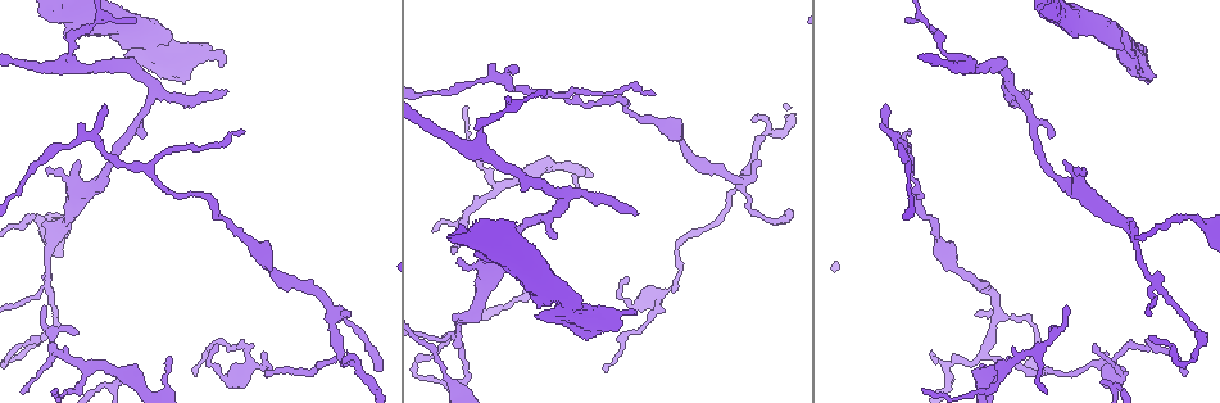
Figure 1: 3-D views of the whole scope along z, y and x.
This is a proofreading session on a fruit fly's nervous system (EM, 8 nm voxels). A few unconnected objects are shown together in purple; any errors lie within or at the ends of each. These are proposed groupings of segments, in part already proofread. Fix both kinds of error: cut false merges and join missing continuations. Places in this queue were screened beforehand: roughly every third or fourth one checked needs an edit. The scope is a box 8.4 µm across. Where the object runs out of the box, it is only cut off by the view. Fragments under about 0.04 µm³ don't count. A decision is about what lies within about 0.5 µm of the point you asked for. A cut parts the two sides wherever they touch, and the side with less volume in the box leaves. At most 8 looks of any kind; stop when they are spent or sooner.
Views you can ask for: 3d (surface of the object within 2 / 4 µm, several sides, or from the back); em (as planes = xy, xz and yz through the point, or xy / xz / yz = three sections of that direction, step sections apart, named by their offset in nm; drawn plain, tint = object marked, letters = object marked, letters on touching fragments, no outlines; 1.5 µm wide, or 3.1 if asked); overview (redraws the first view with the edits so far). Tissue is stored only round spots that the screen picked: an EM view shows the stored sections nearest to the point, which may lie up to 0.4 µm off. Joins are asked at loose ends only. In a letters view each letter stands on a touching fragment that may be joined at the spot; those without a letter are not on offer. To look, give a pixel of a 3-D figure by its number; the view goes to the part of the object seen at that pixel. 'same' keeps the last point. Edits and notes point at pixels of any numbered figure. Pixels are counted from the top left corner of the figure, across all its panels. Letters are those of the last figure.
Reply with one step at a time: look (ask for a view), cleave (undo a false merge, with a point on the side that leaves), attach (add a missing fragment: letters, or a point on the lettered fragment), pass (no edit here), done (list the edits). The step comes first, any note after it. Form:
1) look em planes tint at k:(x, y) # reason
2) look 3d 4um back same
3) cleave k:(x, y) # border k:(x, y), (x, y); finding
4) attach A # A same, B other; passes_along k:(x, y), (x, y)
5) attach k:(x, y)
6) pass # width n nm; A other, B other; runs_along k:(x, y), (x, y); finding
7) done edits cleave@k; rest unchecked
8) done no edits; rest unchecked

look em planes letters at 1:(222, 95) # an open end

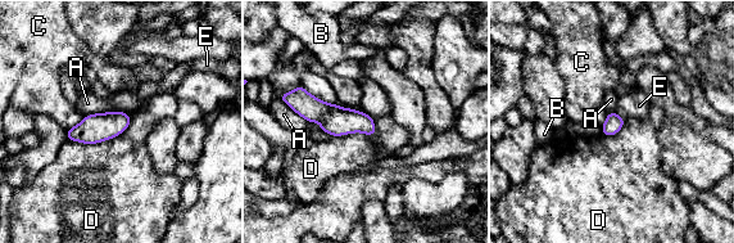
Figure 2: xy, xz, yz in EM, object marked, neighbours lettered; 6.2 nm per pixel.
attach E # A other, B other, C other, D other, E same; passes_along 2:(614, 122), (619, 116), (634, 104); the cell continues

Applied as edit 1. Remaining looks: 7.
look overview # see it whole again

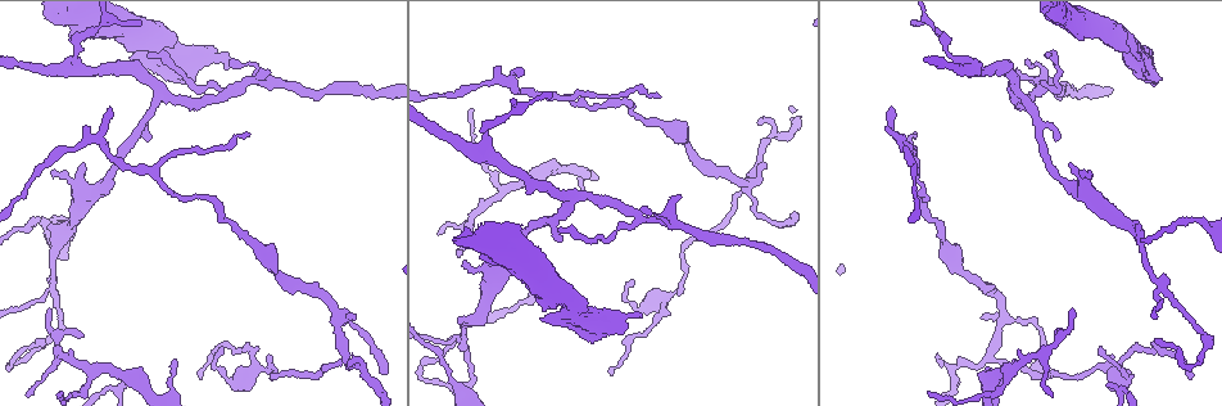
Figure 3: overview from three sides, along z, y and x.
look em planes letters at 3:(629, 281) # an open end

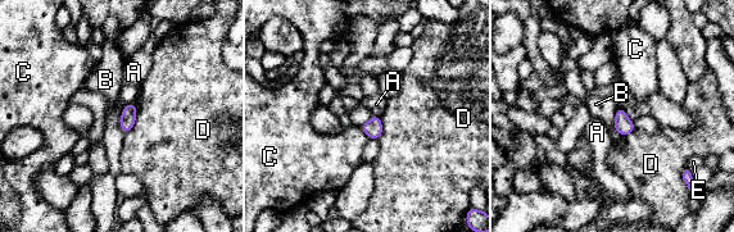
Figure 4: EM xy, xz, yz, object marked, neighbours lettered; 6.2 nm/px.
pass # width 100 nm; A other, B other, C other, D other, E other; border 4:(617, 107), (614, 127), (621, 135); none of them fits

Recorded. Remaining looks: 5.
look em xy step 4 letters at 3:(768, 136) # sharp bend

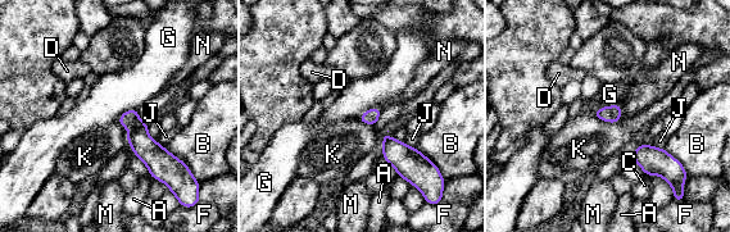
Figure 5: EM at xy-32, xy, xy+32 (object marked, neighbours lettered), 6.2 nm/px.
pass # A other, B other, C other, D other, F other, G other, J other, K other, M other, N other; border 5:(620, 104), (601, 107), (593, 114); continuous, no second cell

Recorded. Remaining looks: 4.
done edits attach@2; rest unchecked

